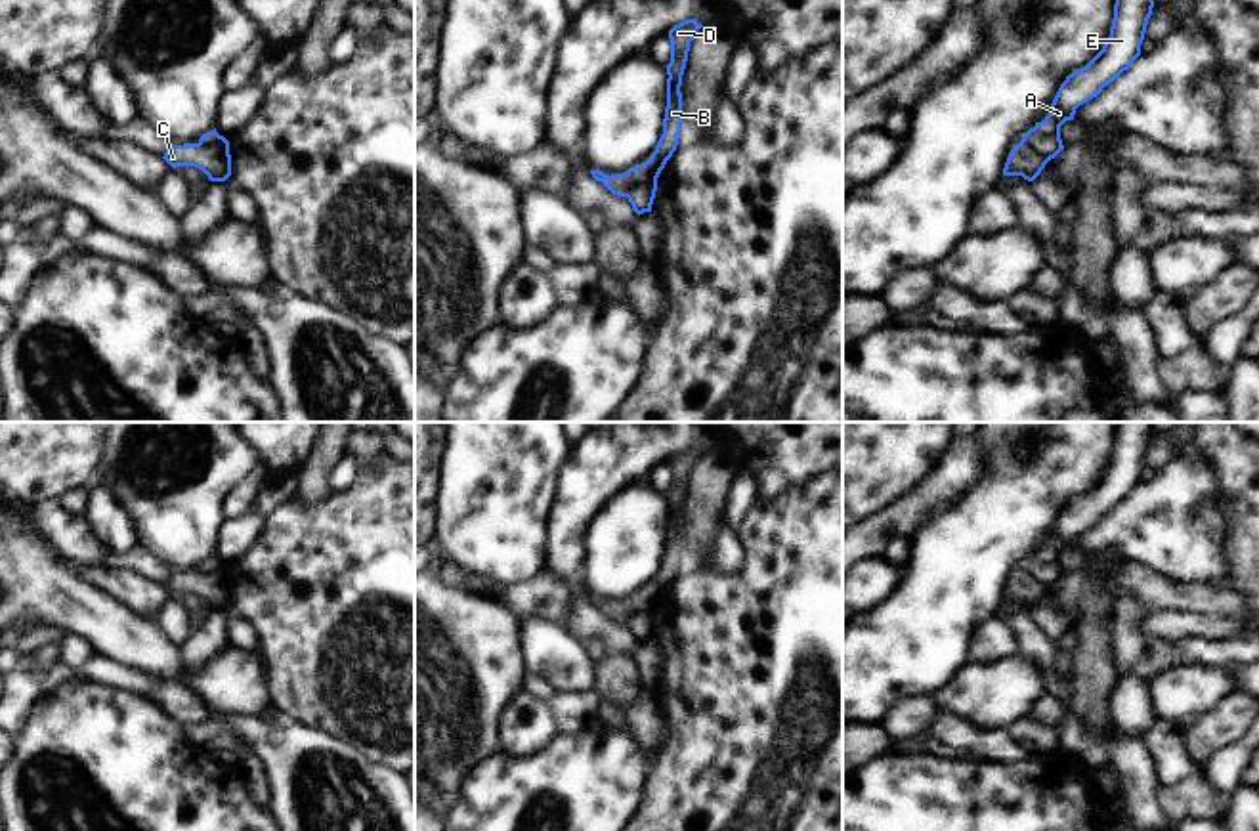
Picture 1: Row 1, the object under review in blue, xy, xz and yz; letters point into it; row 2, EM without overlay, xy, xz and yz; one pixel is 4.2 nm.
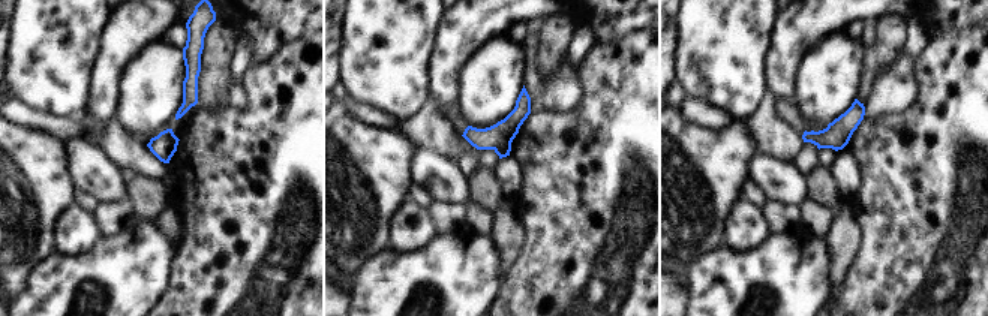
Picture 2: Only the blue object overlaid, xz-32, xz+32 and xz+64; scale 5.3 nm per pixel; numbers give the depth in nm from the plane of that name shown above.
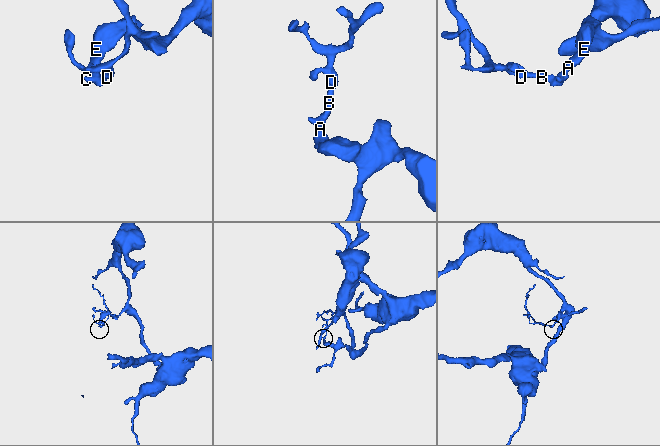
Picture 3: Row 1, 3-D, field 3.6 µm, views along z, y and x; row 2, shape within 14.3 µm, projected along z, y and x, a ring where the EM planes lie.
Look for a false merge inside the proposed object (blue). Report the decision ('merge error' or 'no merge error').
merge error

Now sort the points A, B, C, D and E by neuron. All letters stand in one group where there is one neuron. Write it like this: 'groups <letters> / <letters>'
groups A E / B C D

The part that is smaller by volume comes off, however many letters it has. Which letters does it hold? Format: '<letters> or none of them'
B, C, D.

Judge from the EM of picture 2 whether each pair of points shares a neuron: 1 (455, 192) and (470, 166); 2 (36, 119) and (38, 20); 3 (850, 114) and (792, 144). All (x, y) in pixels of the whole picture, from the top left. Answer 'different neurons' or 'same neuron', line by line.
1: different neurons
2: different neurons
3: different neurons

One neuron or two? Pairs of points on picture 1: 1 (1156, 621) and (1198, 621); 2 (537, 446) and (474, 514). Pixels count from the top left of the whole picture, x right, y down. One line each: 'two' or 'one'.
1: one
2: one

